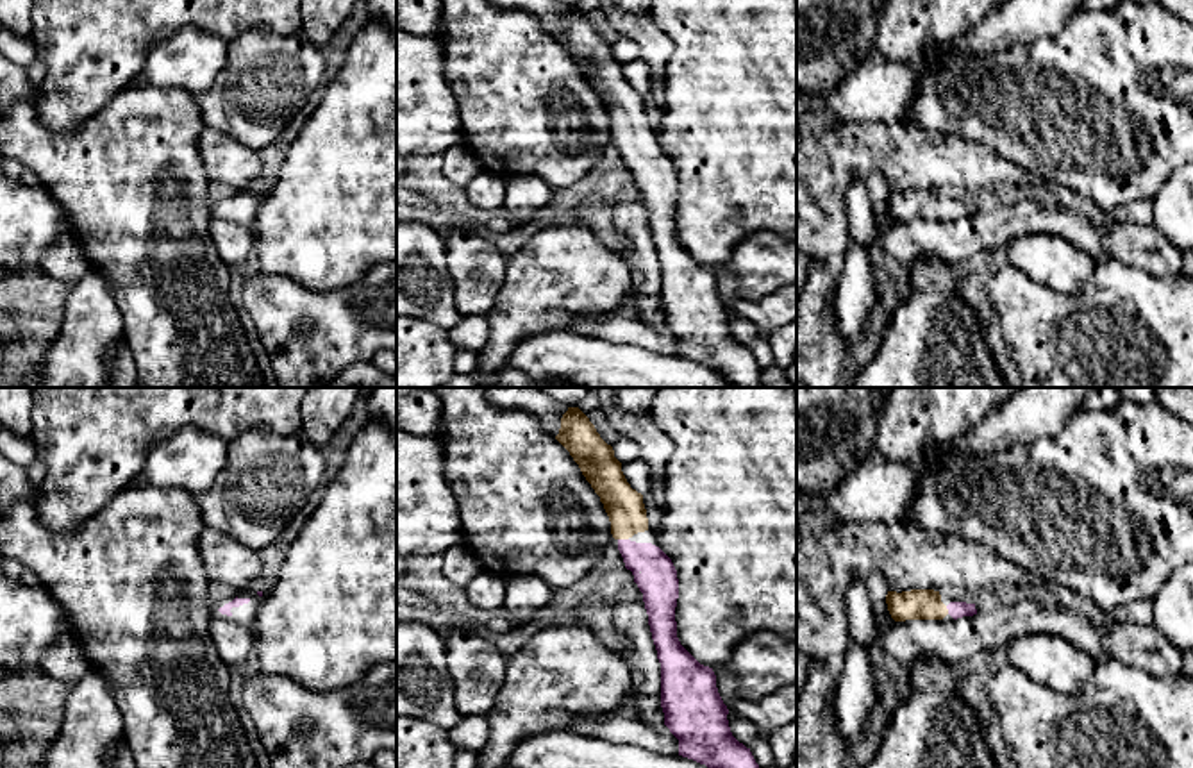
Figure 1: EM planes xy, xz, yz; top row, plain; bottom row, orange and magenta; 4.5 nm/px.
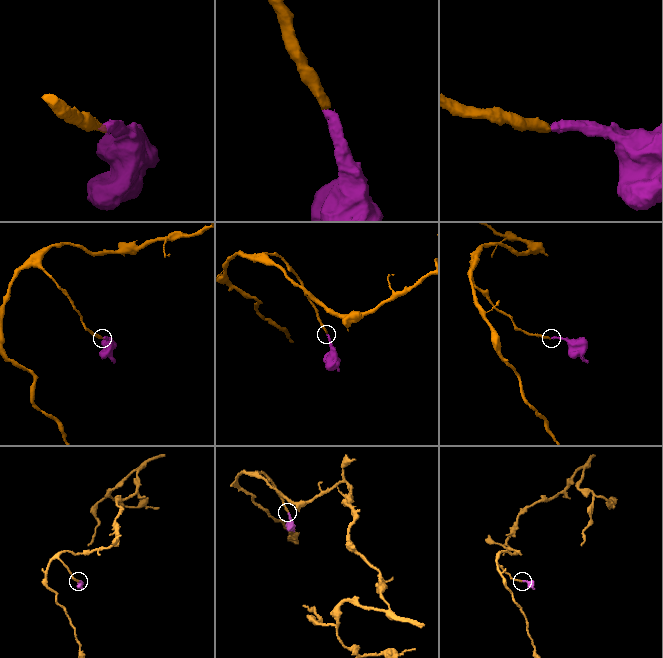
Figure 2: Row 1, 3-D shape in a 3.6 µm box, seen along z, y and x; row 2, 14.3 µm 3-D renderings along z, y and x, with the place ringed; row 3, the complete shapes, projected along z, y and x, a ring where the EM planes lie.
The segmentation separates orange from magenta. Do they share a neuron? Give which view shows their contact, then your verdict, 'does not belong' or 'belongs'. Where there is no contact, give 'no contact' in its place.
contact in xz; belongs

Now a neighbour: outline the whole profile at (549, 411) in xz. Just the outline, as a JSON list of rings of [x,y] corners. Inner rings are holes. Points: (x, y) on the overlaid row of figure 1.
[[[484,388],[484,393],[495,405],[532,413],[552,436],[559,434],[561,418],[568,411],[566,405],[555,402],[538,388]]]

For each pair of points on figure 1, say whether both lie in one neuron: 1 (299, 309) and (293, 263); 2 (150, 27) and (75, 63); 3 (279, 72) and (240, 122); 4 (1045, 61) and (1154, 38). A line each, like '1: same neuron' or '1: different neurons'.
1: different neurons
2: same neuron
3: same neuron
4: same neuron

